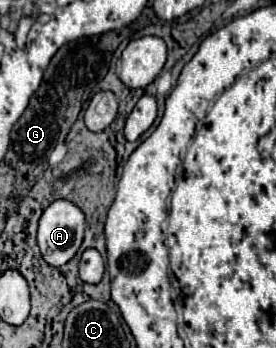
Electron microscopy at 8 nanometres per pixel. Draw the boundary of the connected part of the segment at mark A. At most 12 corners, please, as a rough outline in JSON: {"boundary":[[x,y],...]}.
{"boundary":[[65,199],[39,221],[43,259],[61,267],[81,247],[85,215]]}

